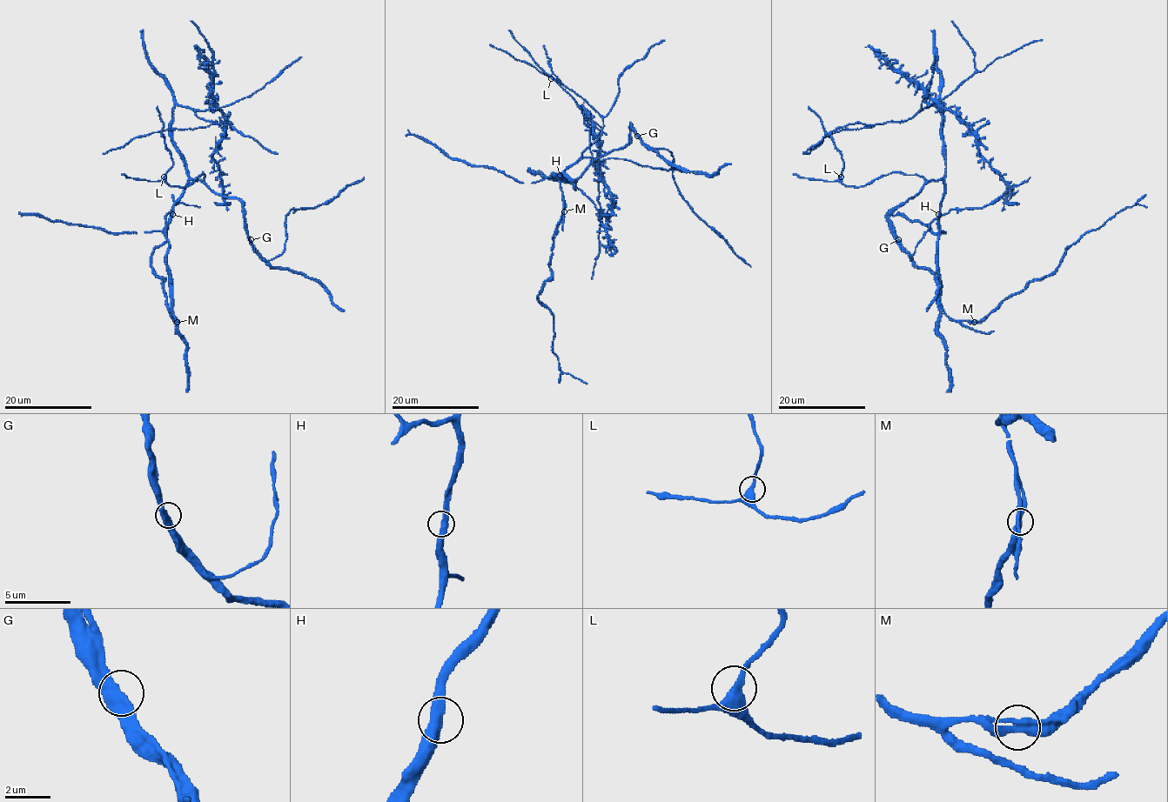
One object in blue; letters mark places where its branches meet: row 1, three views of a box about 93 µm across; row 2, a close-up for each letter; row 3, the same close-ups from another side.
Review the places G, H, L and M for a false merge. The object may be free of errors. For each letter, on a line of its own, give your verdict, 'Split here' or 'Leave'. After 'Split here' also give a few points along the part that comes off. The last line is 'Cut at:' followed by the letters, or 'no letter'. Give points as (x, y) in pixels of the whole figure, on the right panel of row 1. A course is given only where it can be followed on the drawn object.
G: Leave
H: Leave
L: Leave
M: Leave
Cut at: no letter

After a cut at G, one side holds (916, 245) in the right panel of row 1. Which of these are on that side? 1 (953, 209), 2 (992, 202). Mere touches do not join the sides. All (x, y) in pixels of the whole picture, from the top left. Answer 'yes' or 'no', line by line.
1: yes
2: yes

